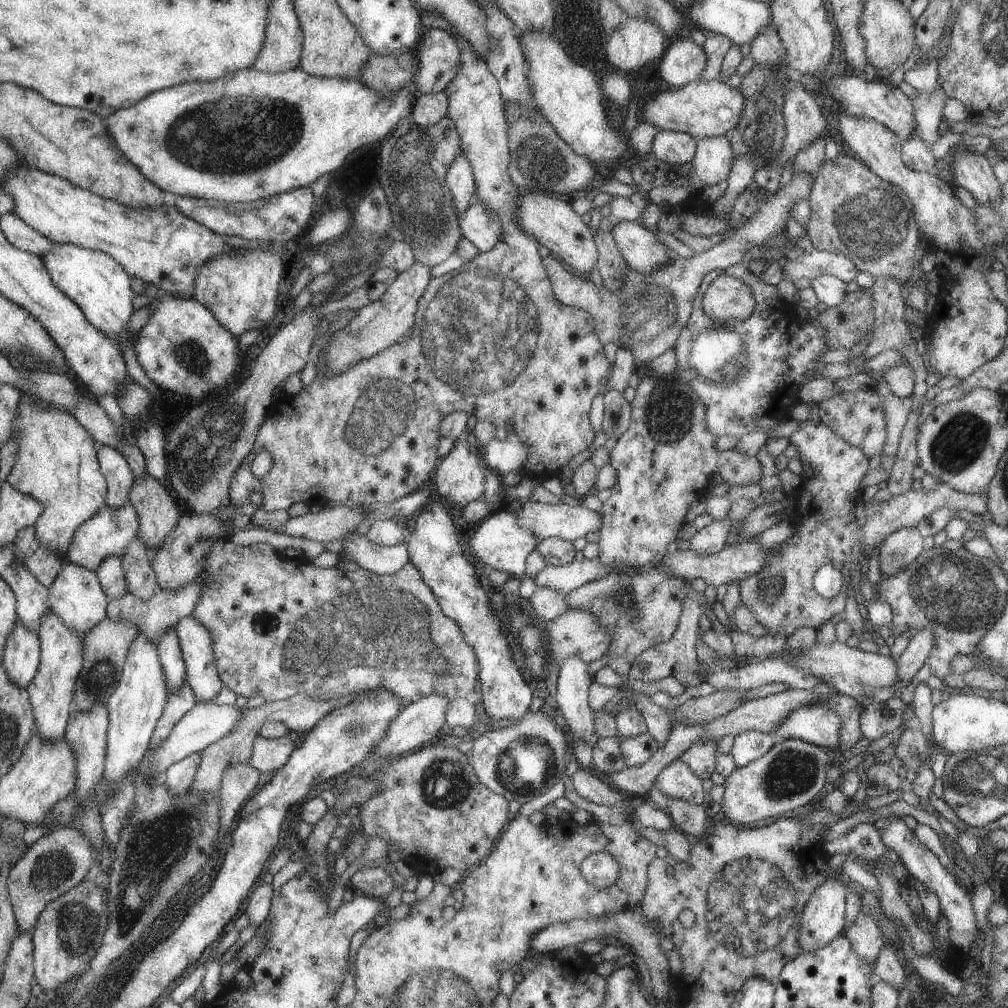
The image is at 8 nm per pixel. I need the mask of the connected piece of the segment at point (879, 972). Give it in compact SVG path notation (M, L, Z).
M884 943L879 950L877 960L872 964L872 972L883 982L887 982L891 988L901 990L905 974L903 973L904 961L899 952L891 945Z

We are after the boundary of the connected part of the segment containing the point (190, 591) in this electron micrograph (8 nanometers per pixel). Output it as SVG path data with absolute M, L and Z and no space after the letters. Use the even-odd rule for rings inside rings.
M197 576L191 582L187 582L185 586L177 588L177 590L163 590L158 589L149 600L139 600L135 596L131 596L129 592L117 600L111 600L108 603L108 616L111 618L121 618L121 620L129 620L131 624L137 626L138 634L143 634L149 642L157 644L157 640L171 630L178 623L179 620L194 610L194 606L199 602L199 592L201 592L203 580ZM129 602L133 602L129 606Z

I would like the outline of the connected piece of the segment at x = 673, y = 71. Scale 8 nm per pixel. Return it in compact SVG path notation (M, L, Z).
M681 34L668 42L667 52L659 60L656 74L668 88L679 89L692 81L703 79L706 68L706 52L697 46L687 34Z

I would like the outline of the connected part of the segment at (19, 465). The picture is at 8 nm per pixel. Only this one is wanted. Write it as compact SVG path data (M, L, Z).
M24 393L11 438L17 440L21 454L8 481L45 506L35 524L37 540L67 559L79 526L107 505L108 480L99 462L98 444L73 413Z

